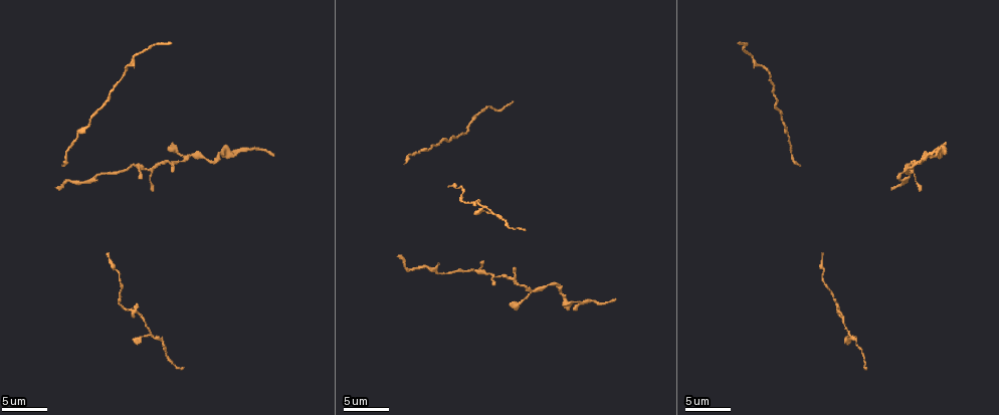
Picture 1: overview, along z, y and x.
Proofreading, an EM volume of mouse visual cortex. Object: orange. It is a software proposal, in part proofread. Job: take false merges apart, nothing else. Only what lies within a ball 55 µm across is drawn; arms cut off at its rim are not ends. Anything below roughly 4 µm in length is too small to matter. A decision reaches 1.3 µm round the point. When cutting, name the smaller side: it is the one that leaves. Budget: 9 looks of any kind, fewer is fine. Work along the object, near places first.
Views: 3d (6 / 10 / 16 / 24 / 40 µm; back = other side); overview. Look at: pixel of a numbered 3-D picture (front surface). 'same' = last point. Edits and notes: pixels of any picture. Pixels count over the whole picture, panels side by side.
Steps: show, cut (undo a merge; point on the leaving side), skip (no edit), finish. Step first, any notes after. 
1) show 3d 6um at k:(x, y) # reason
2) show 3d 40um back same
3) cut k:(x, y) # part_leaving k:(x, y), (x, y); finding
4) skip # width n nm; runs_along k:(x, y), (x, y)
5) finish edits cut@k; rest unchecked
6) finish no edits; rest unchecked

show 3d 6um at 1:(109, 253) # a narrow waist

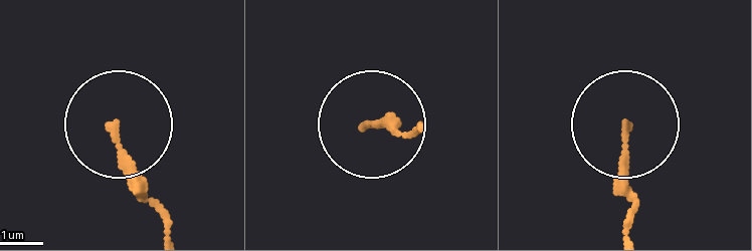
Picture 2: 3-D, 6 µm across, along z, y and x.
show 3d 6um back at 2:(624, 129)

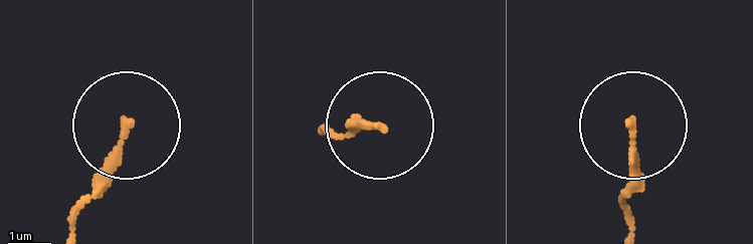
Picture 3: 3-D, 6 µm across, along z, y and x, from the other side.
skip # continuous, no second cell

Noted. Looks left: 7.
show 3d 10um at 1:(434, 270) # calibre changes

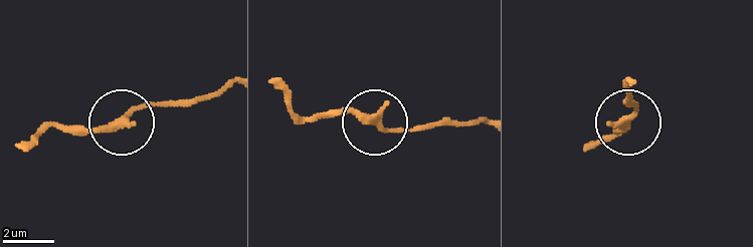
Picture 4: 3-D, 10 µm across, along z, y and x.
skip # width 270 nm; runs_along 4:(588, 147), (605, 142), (633, 118), (637, 107), (631, 101); all the same cell

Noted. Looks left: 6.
show 3d 6um at 1:(152, 170) # three-way junction

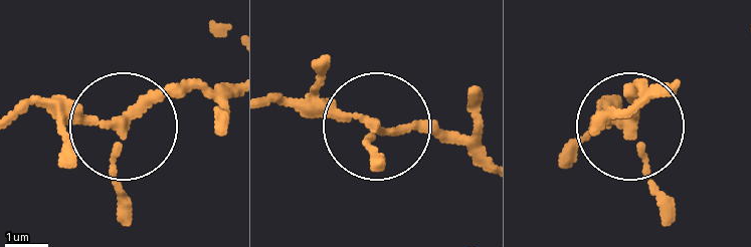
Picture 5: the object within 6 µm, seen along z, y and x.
skip # runs_along 5:(23, 107), (66, 103), (132, 121), (214, 82); all the same cell

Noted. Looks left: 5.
show 3d 10um at 1:(491, 215) # three arms meet

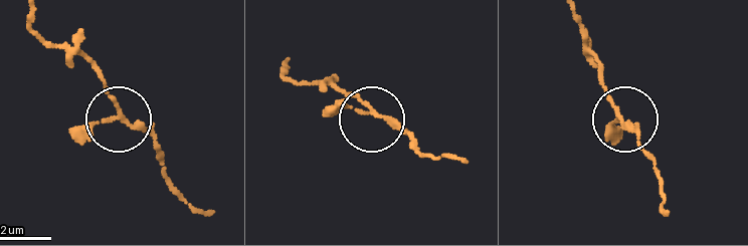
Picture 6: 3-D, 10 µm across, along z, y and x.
show 3d 6um at 6:(122, 116) # zoom in

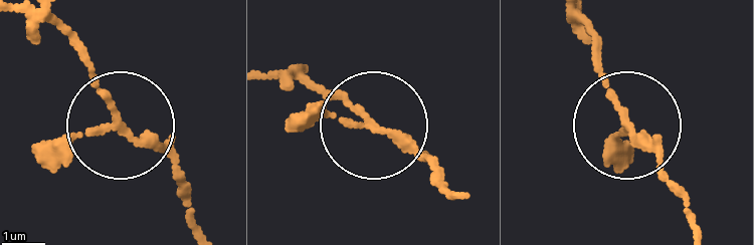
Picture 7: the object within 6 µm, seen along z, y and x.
skip # arms 3; continuous, no second cell

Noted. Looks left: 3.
finish no edits; rest unchecked

